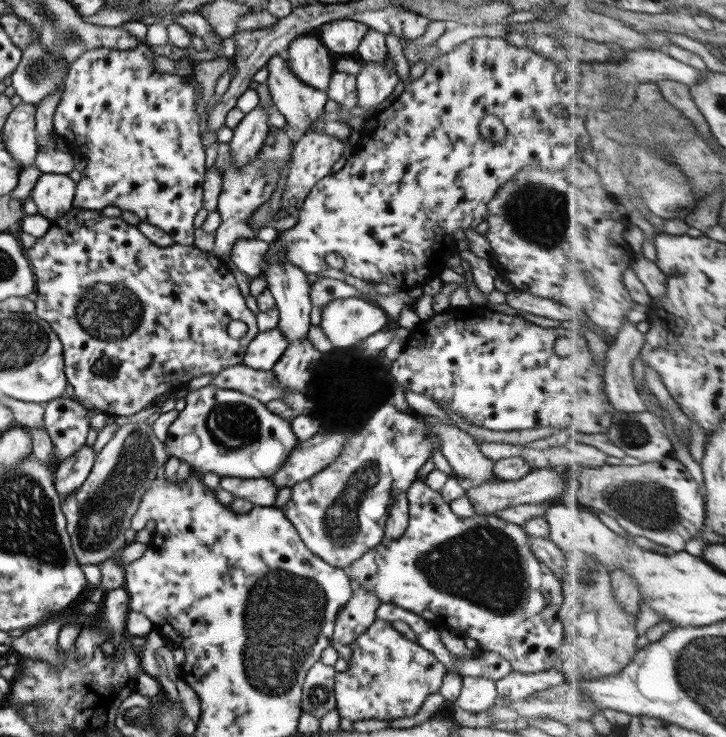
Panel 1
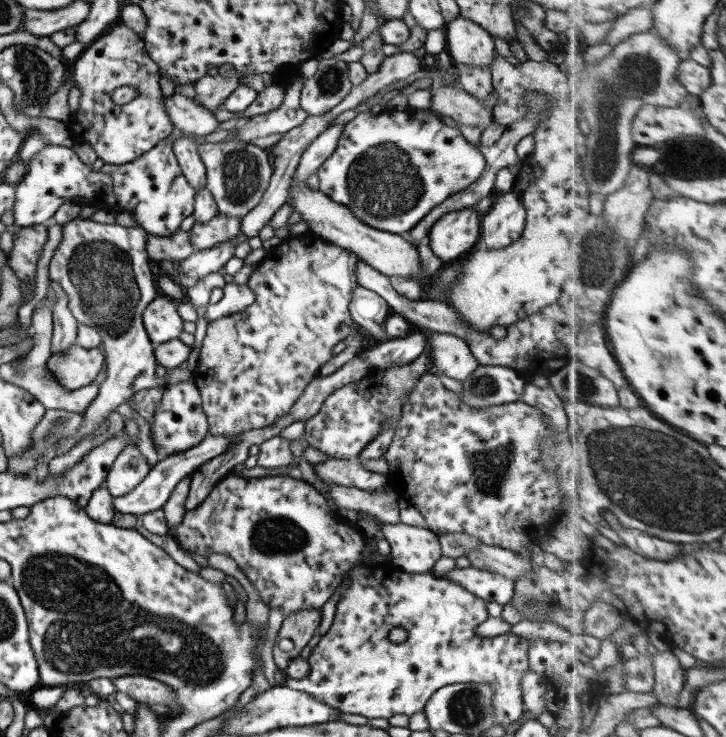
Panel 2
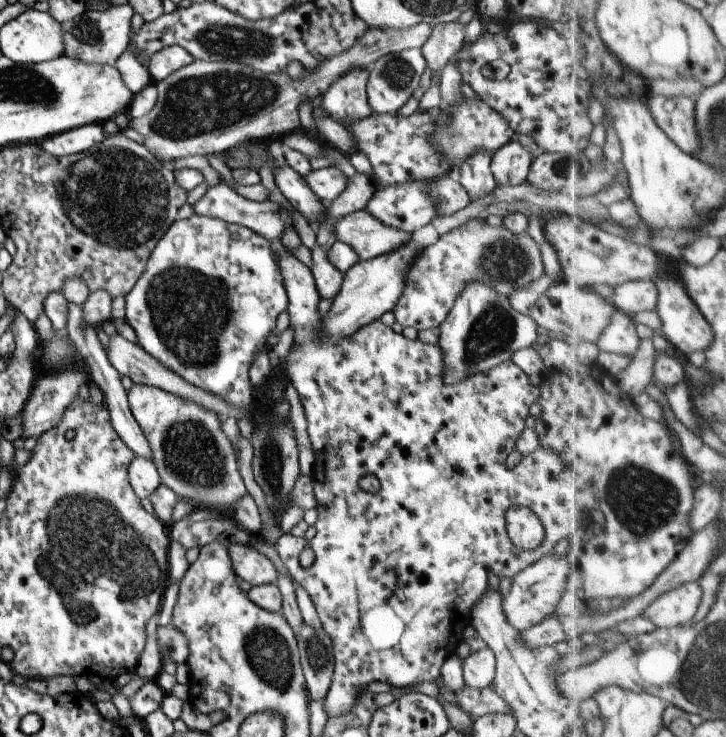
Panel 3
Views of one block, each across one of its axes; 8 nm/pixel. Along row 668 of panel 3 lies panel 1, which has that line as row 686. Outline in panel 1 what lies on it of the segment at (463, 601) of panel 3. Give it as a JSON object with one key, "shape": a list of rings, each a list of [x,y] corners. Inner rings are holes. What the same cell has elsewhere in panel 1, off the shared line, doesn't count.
{"shape":[[[374,619],[374,622],[359,634],[350,644],[351,657],[347,664],[347,671],[335,672],[334,676],[334,699],[335,709],[340,718],[345,720],[387,720],[413,716],[426,696],[438,692],[442,678],[446,672],[444,666],[424,648],[416,642],[409,641],[394,630],[390,622]]]}

